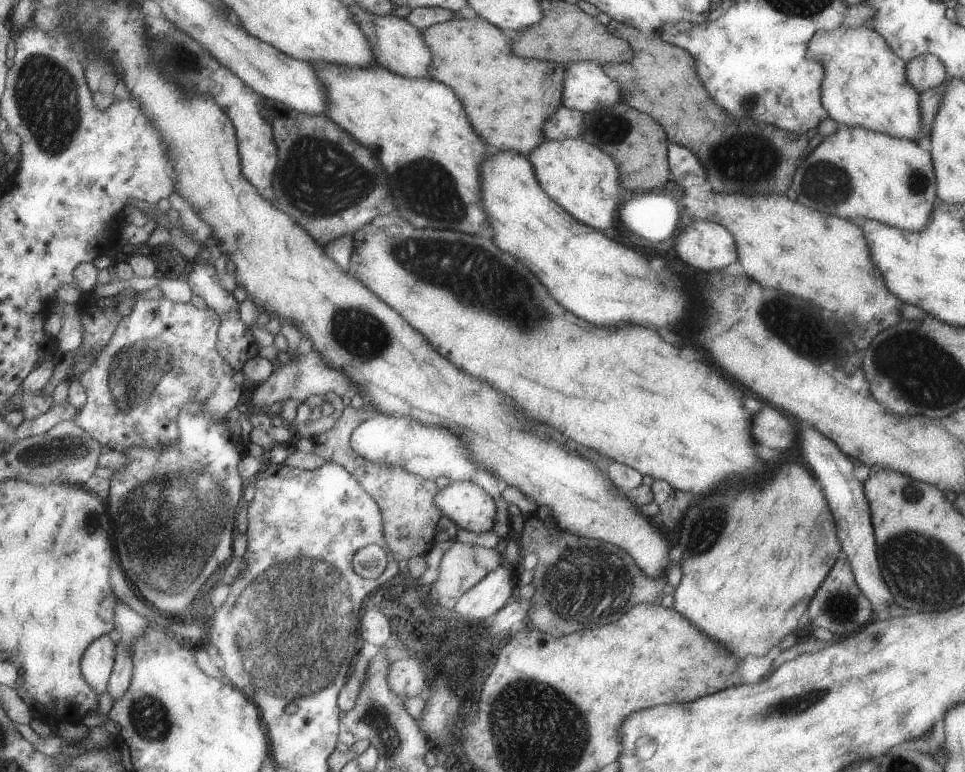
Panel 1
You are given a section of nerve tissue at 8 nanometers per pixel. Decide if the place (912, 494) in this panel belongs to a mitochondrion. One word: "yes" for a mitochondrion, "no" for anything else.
yes

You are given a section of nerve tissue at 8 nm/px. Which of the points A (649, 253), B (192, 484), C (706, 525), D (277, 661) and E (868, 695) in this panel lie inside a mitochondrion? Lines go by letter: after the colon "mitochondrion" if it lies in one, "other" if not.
A: other
B: mitochondrion
C: mitochondrion
D: mitochondrion
E: other

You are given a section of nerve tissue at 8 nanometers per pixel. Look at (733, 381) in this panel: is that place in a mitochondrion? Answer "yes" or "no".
no

